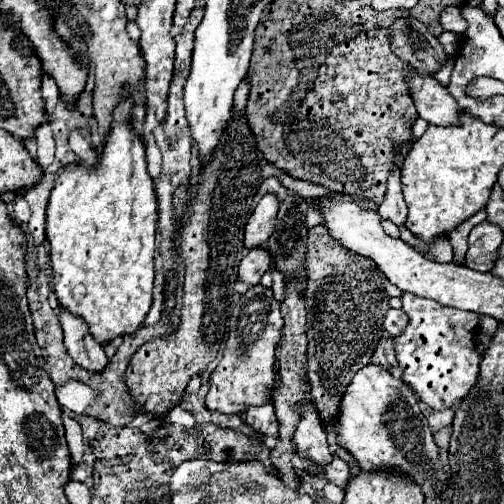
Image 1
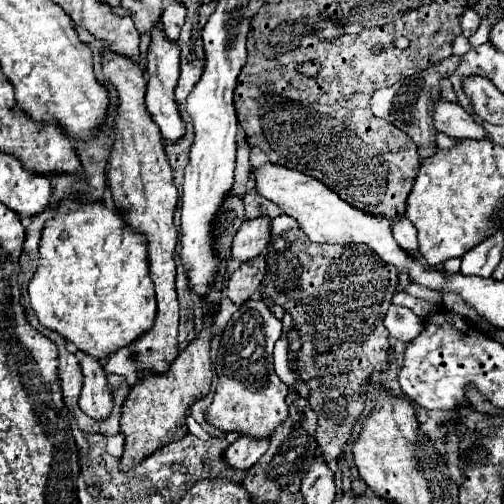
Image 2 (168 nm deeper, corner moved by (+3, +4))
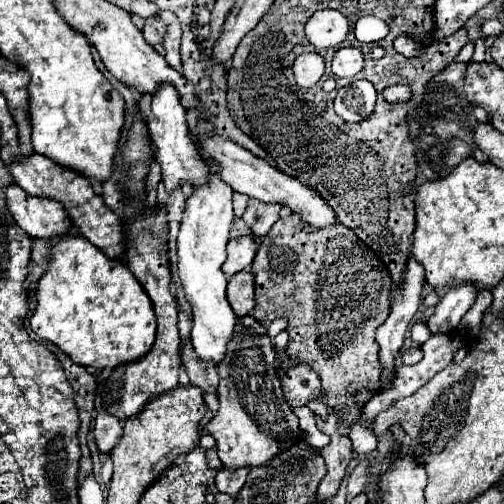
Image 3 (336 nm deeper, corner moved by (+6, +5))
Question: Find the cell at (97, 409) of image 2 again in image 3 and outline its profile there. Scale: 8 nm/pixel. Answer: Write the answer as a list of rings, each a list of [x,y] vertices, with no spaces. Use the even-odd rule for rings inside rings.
[[[99,411],[97,415],[97,421],[95,421],[95,443],[97,443],[97,449],[105,455],[109,455],[113,451],[113,447],[119,443],[121,439],[121,433],[123,433],[123,423],[113,419],[111,415],[105,415],[103,411]]]

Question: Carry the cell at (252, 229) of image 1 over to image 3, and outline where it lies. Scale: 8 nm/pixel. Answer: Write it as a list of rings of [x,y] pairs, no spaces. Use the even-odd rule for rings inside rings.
[[[253,237],[231,239],[227,243],[227,261],[223,263],[221,269],[227,277],[233,277],[235,273],[249,269],[253,257],[255,257],[255,239]]]

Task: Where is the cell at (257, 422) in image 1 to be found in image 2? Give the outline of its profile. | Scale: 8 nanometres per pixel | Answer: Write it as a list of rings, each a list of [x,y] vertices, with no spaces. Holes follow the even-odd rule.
[[[240,436],[240,448],[232,450],[232,464],[234,468],[250,468],[254,466],[260,456],[268,450],[270,438],[256,438],[256,436]]]

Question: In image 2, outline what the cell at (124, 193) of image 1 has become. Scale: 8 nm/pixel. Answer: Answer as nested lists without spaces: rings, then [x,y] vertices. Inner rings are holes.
[[[72,192],[68,196],[64,196],[58,206],[54,208],[54,216],[50,220],[46,220],[46,226],[42,230],[42,240],[40,240],[40,258],[38,258],[38,270],[34,274],[34,278],[30,280],[30,304],[34,314],[38,316],[40,324],[56,330],[60,336],[64,336],[66,340],[70,340],[72,344],[76,344],[78,350],[82,352],[90,352],[90,356],[110,356],[112,352],[116,352],[122,346],[128,346],[130,342],[134,342],[140,332],[146,332],[148,328],[152,328],[152,320],[156,316],[156,298],[154,298],[154,284],[150,280],[150,272],[148,272],[148,240],[146,236],[142,236],[140,232],[136,232],[126,220],[124,220],[124,212],[120,212],[118,208],[110,208],[106,206],[106,202],[88,202],[82,198],[80,192]]]

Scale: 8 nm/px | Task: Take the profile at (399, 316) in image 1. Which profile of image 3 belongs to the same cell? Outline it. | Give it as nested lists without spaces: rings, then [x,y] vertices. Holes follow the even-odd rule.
[[[415,323],[415,325],[413,325],[413,331],[411,331],[411,337],[413,337],[415,343],[423,345],[431,335],[429,335],[429,329],[427,329],[425,323]]]

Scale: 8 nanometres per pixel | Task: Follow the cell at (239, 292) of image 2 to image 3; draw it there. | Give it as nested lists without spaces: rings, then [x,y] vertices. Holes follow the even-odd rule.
[[[241,271],[231,277],[227,285],[227,299],[237,317],[245,317],[255,307],[255,293],[253,293],[253,275]]]

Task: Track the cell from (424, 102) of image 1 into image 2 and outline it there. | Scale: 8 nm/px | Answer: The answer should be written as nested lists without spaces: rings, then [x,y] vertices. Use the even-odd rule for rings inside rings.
[[[438,100],[432,110],[434,128],[452,138],[486,138],[484,128],[480,128],[474,118],[456,102]]]

